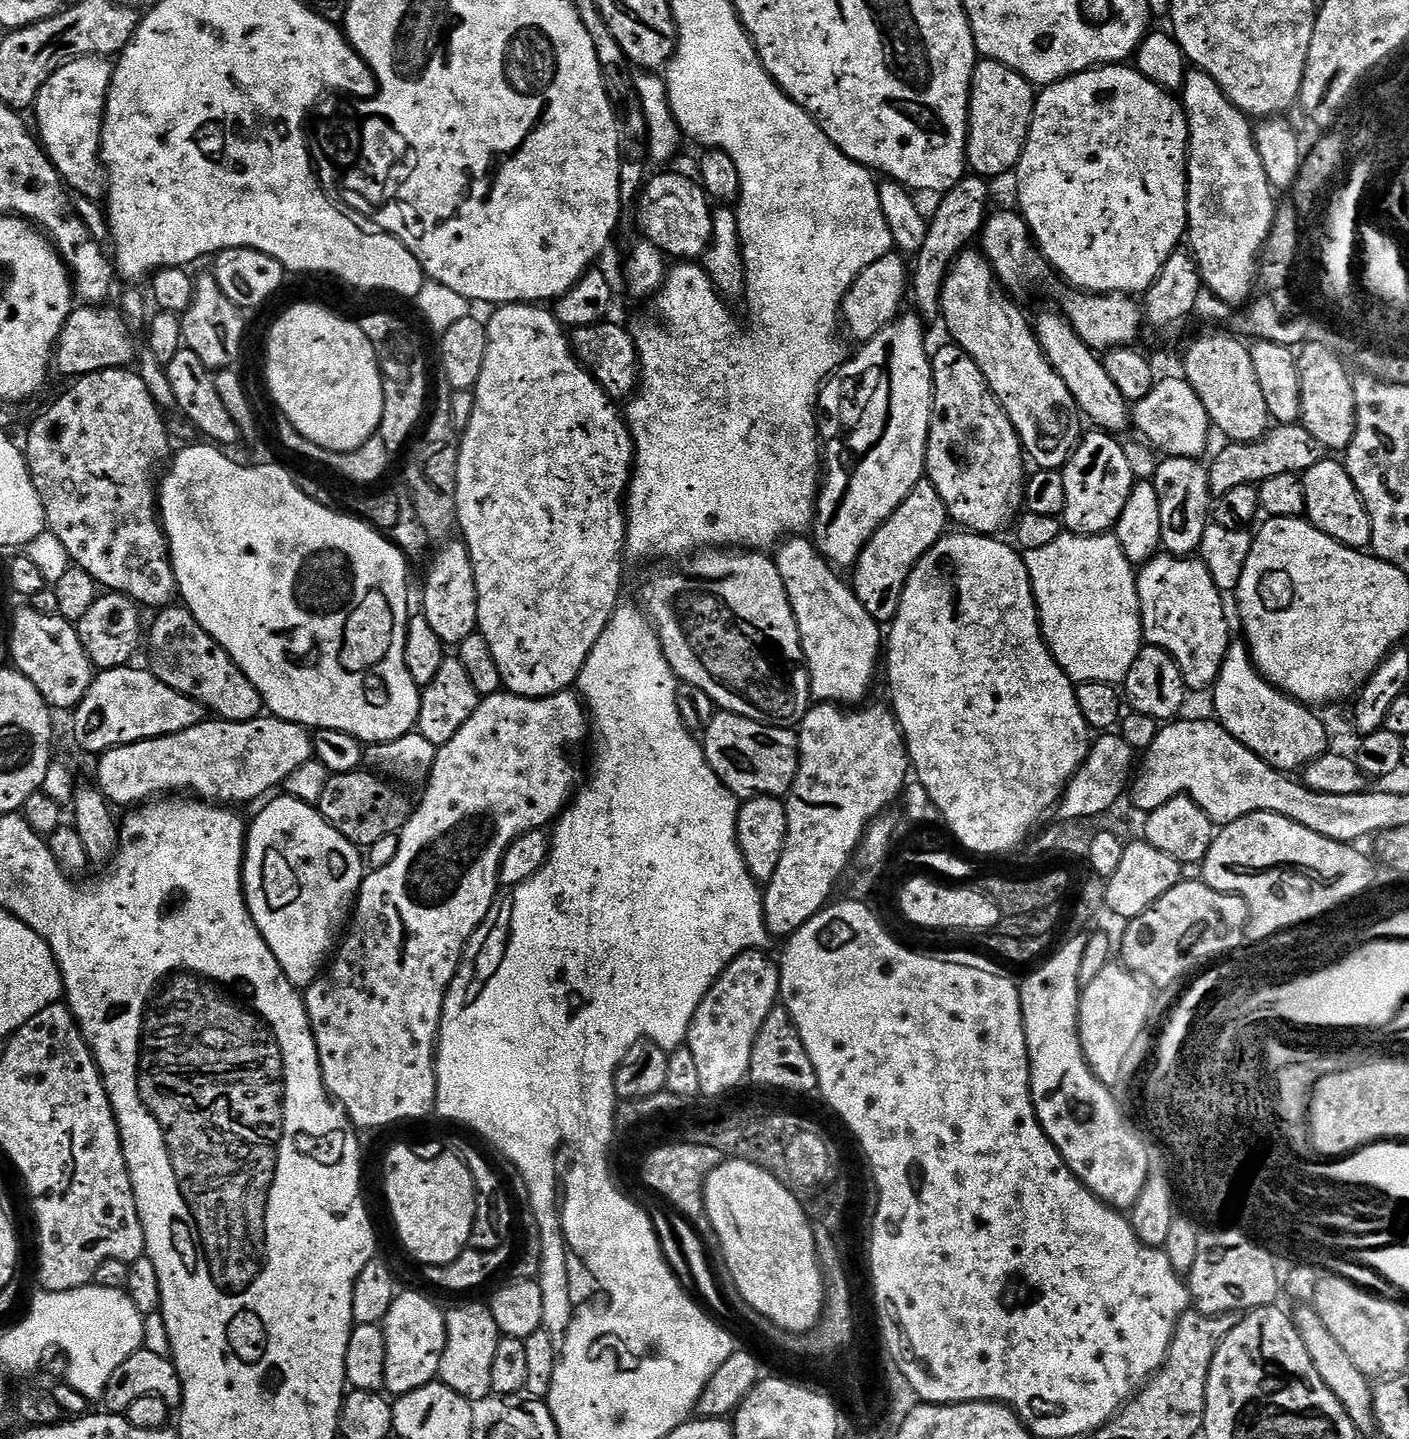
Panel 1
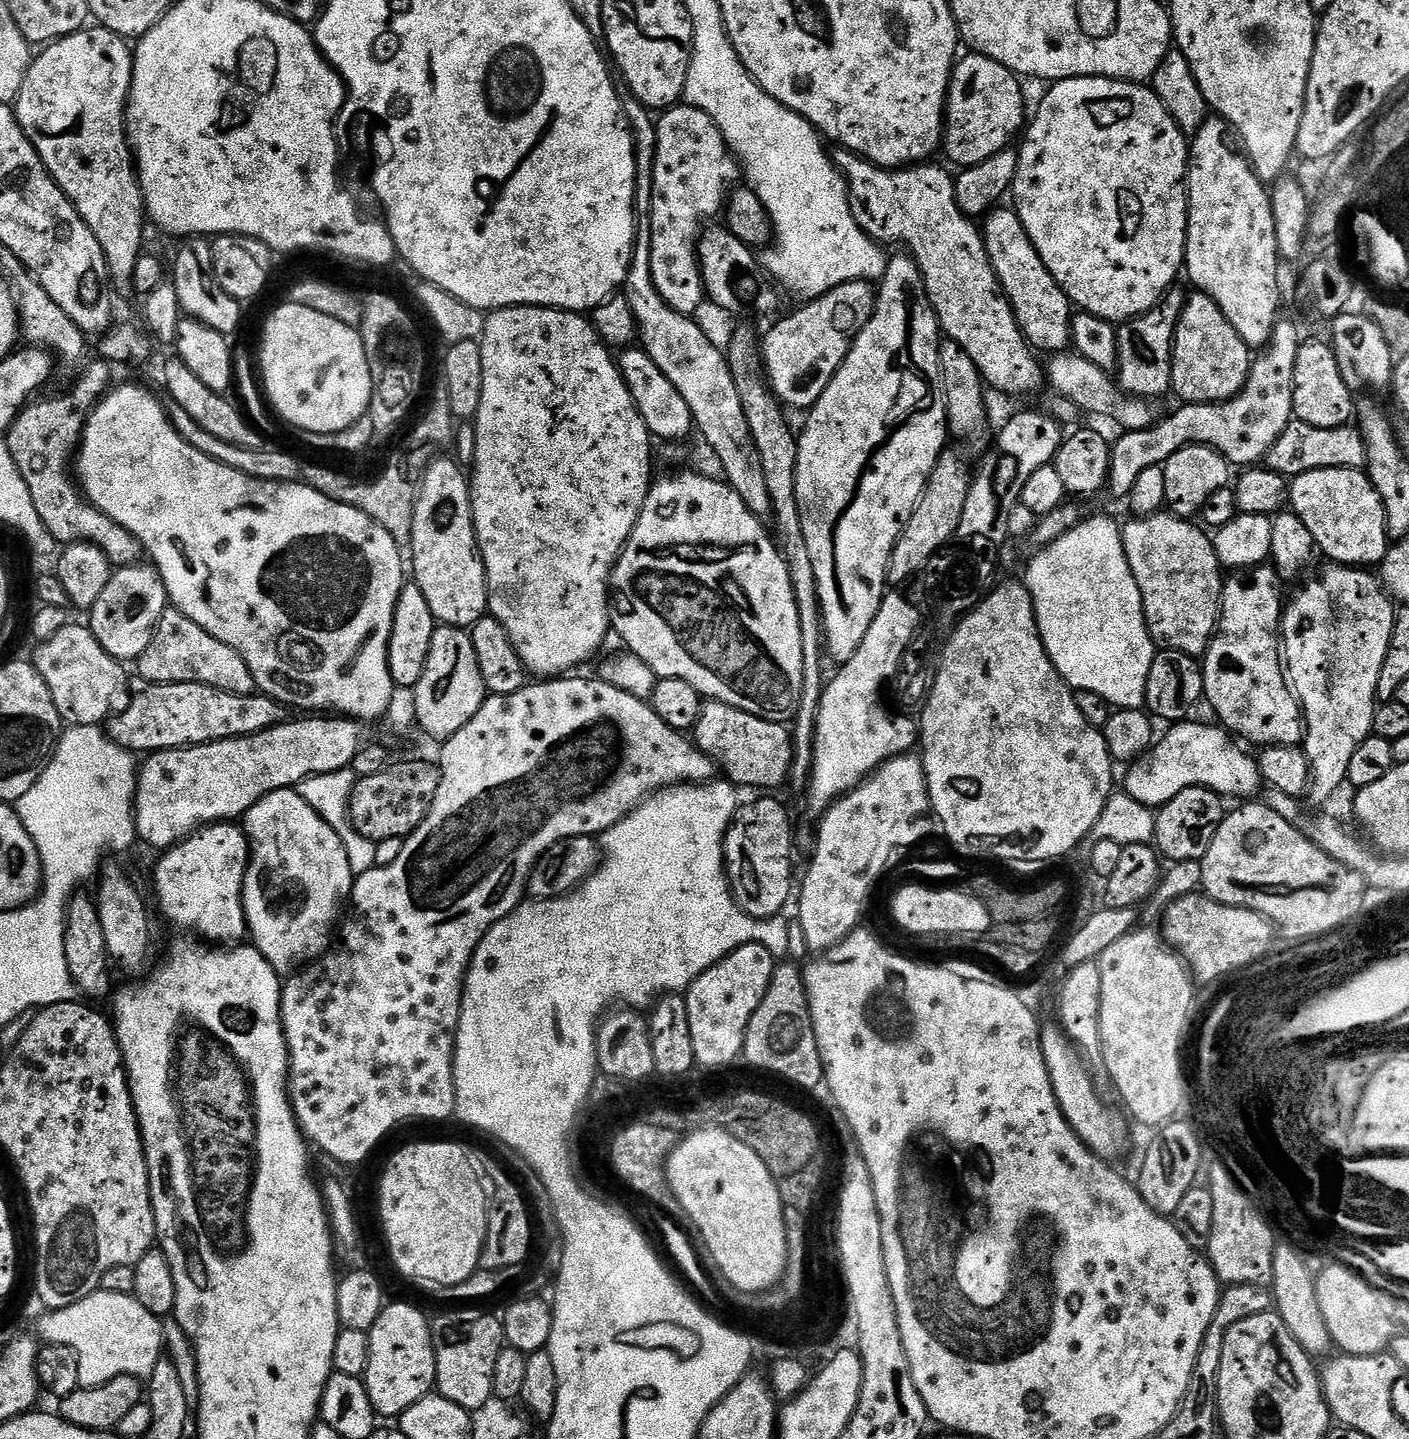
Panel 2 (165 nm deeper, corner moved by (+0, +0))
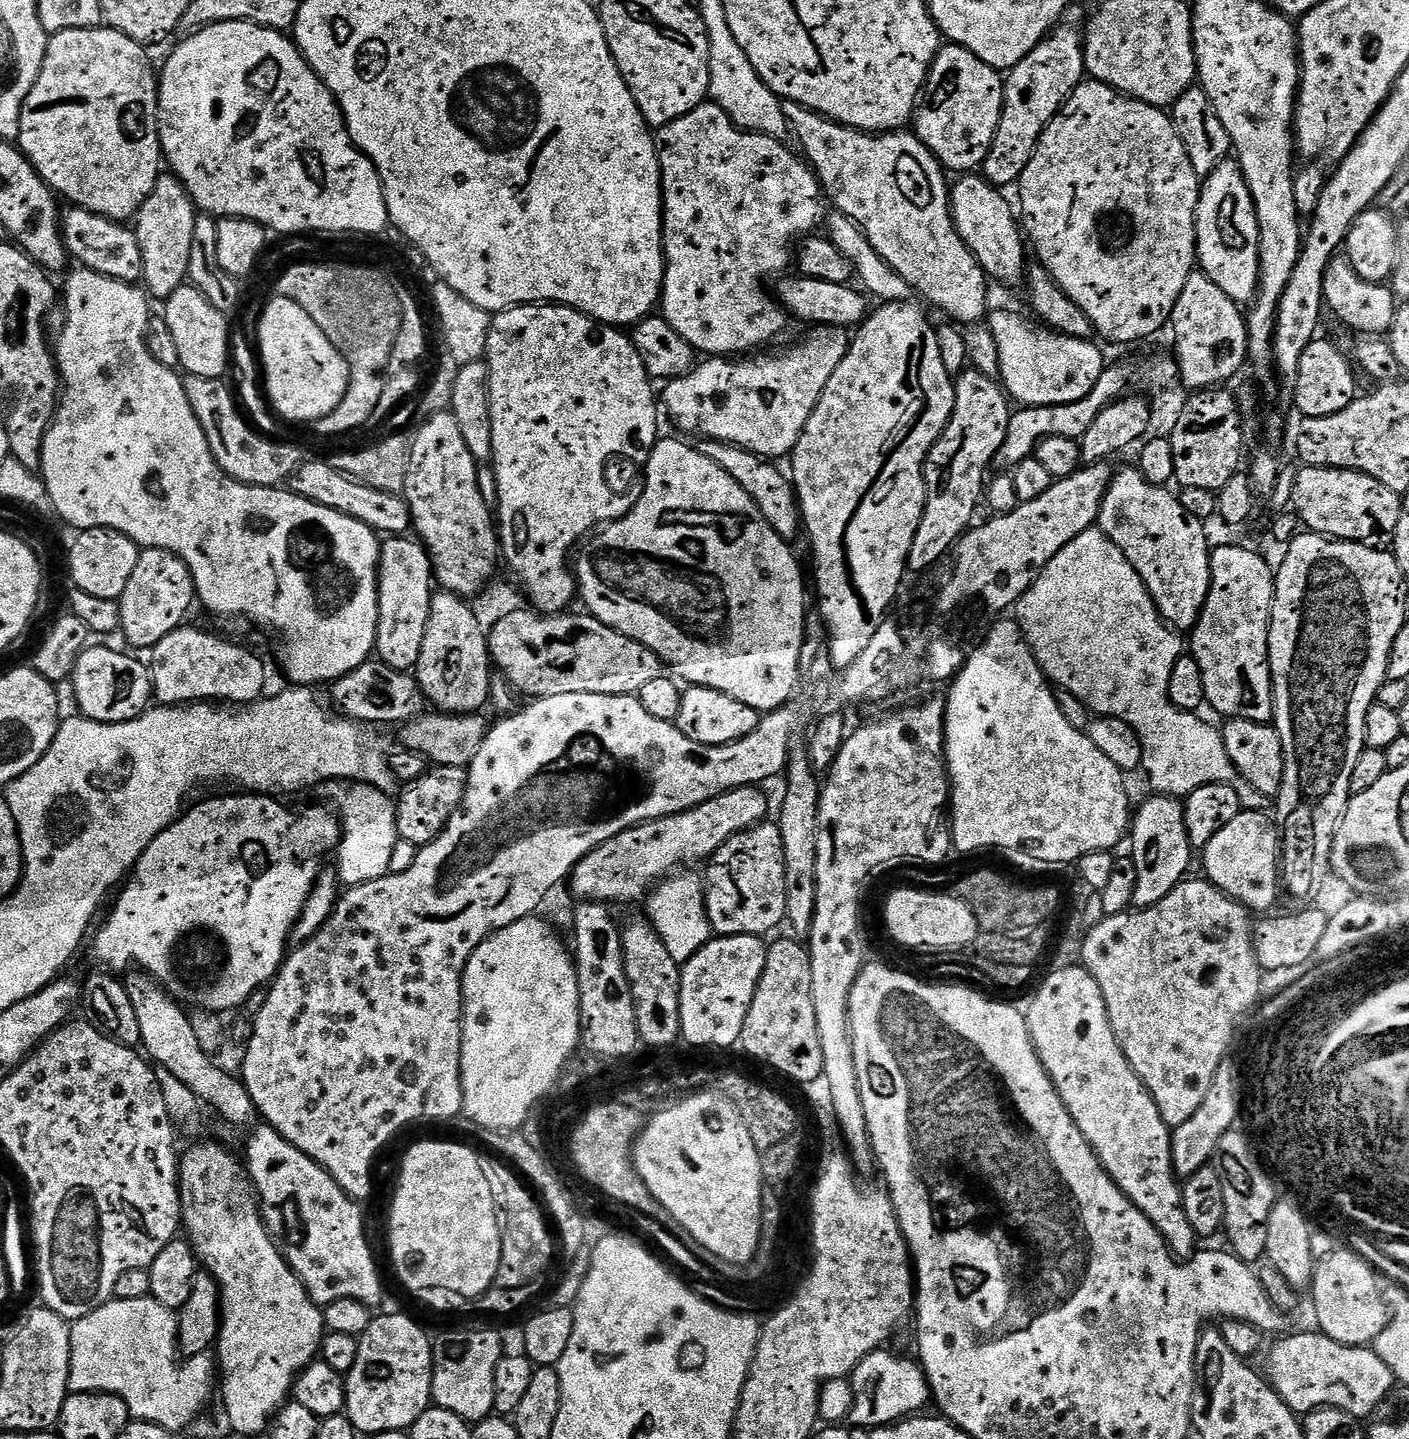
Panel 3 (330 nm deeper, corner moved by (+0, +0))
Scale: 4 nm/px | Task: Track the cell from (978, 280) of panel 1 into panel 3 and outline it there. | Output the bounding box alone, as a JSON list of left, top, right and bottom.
[783,100,990,326]

